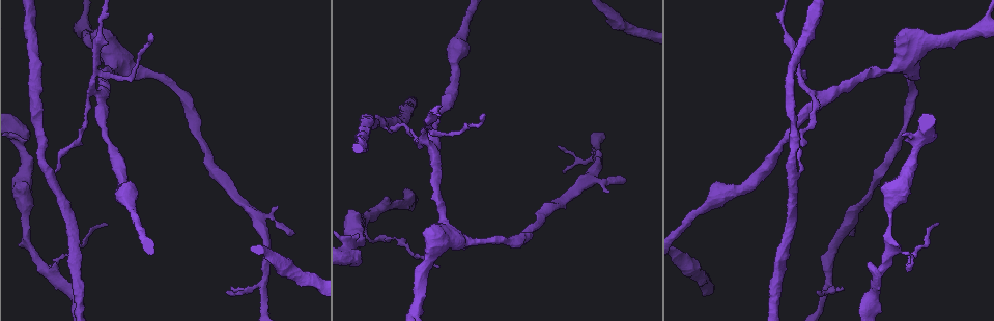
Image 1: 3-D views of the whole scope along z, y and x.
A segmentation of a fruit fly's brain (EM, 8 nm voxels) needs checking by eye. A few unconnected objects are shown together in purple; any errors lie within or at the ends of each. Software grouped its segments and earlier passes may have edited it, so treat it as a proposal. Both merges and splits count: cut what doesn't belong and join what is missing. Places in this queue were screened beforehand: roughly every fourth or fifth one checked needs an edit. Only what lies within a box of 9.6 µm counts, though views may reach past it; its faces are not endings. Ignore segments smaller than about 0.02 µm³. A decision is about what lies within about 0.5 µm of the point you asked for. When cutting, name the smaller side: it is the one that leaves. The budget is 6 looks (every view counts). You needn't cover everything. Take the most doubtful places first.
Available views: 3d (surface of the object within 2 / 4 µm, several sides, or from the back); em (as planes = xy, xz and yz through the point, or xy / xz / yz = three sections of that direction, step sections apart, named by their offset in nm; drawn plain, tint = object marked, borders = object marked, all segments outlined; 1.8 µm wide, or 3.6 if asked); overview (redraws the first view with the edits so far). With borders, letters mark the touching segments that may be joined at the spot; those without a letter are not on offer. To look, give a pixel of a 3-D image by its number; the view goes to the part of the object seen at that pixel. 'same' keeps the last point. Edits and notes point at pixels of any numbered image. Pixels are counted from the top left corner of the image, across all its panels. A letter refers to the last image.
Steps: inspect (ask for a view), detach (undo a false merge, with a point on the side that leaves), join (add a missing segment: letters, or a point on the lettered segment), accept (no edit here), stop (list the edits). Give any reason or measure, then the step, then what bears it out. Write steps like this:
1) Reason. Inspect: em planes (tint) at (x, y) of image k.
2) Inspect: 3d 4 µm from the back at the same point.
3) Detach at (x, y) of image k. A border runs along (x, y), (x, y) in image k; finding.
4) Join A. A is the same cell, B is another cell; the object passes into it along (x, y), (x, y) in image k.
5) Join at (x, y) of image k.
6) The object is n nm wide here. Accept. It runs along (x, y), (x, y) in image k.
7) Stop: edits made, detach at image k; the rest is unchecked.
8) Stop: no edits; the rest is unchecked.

Sharp bend. Inspect: em planes (borders) at (794, 176) of image 1.

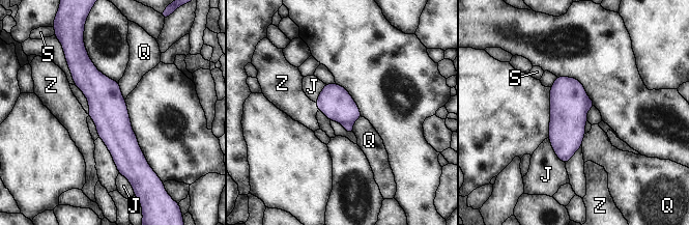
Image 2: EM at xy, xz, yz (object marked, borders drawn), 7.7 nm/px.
The object is 260 nm wide here. Detach at (335, 102) of image 2. J, Q, S and Z are other cells; the part that leaves runs along (84, 55), (125, 171) in image 2; two neurons meet here.

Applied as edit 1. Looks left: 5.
Inspect: overview.

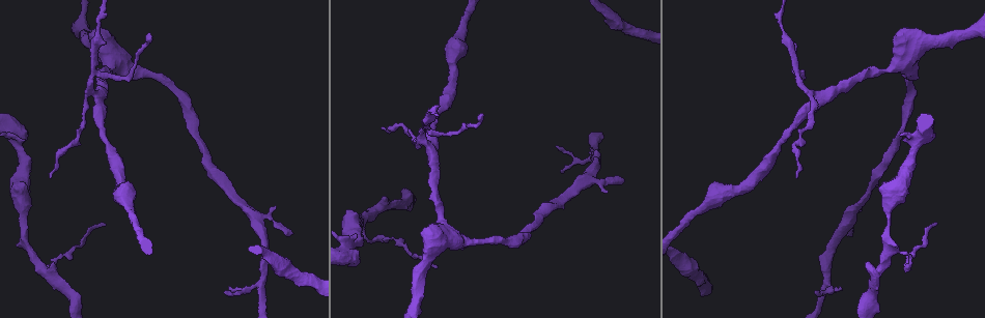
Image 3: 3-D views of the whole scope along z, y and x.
Free end. Inspect: em planes (borders) at (480, 117) of image 3.

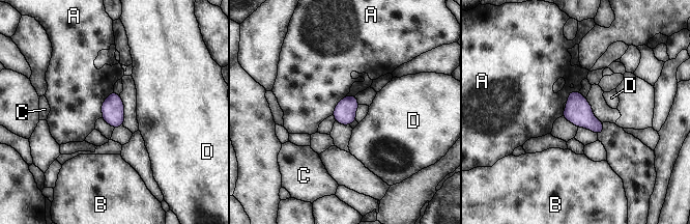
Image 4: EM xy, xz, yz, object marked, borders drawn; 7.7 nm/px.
The longest contact is with A, 220 nm. Accept. A, B, C and D are other cells; a border runs along (113, 91), (102, 105), (101, 117) in image 4; no lettered segment goes on from it.

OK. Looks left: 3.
Stop: edits made, detach at image 2; the rest is unchecked.

